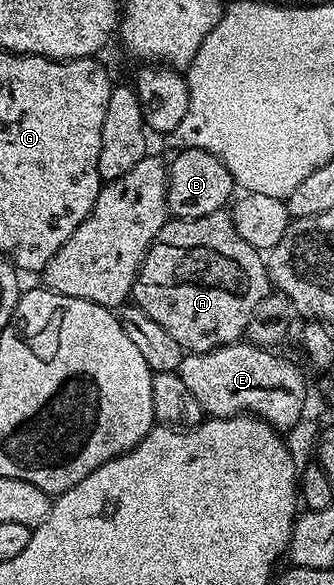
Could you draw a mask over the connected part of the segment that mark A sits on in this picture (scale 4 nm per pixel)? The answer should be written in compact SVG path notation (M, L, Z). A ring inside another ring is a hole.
M221 210L193 220L175 218L165 220L164 225L158 230L155 243L148 249L144 255L144 260L140 263L140 274L132 287L131 299L134 301L135 307L141 308L146 314L150 314L150 318L154 318L154 322L158 322L158 326L162 326L162 330L166 330L166 334L170 334L170 338L174 338L174 342L178 342L178 346L183 348L185 353L191 354L193 352L209 352L227 344L237 343L243 337L240 335L244 331L249 331L249 324L256 312L256 307L263 299L267 298L269 293L270 281L265 257L254 246L250 246L250 242L246 242L246 238L242 238L242 234L238 234L231 215L227 211Z

